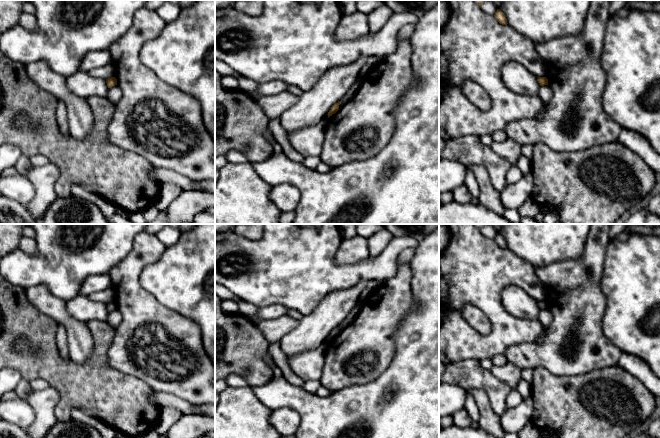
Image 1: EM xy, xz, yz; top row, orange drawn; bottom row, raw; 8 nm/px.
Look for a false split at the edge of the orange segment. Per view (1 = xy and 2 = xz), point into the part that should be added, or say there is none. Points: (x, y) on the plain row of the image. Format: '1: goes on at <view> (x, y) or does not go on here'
1: does not go on here
2: does not go on here

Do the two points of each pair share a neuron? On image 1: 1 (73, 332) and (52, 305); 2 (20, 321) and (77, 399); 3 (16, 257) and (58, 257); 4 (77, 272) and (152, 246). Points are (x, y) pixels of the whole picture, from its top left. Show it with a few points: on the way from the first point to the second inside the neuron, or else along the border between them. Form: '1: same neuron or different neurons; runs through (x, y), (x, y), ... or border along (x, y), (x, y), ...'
1: same neuron; runs through (71, 325), (58, 312)
2: same neuron; runs through (39, 340), (44, 345), (45, 358), (67, 380)
3: same neuron; runs through (26, 260), (48, 260)
4: different neurons; border along (137, 234), (132, 249), (109, 271)

